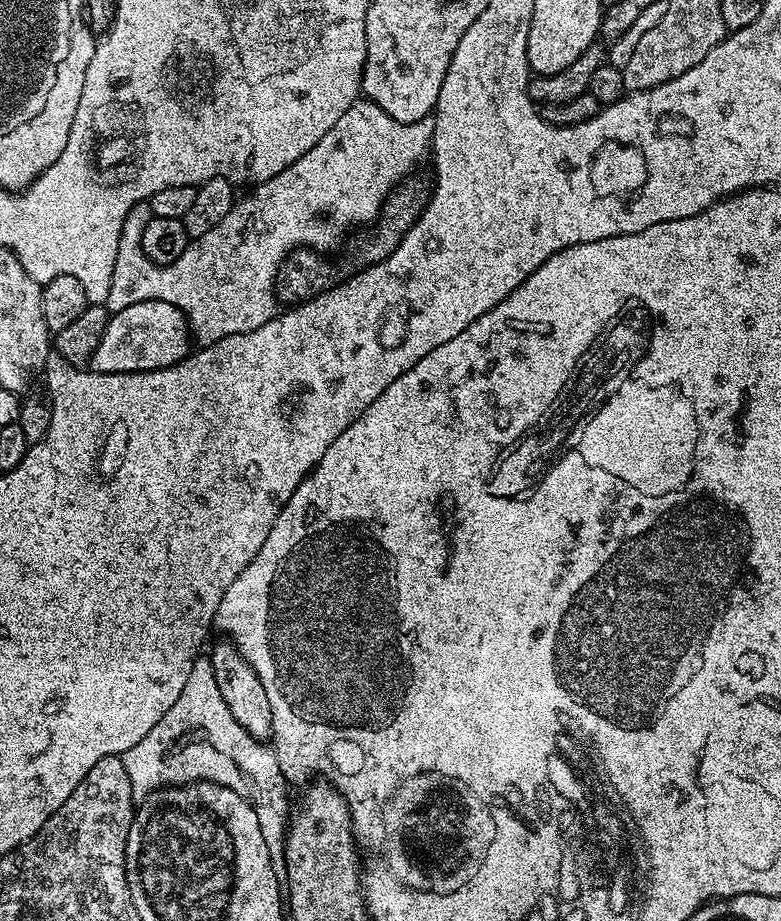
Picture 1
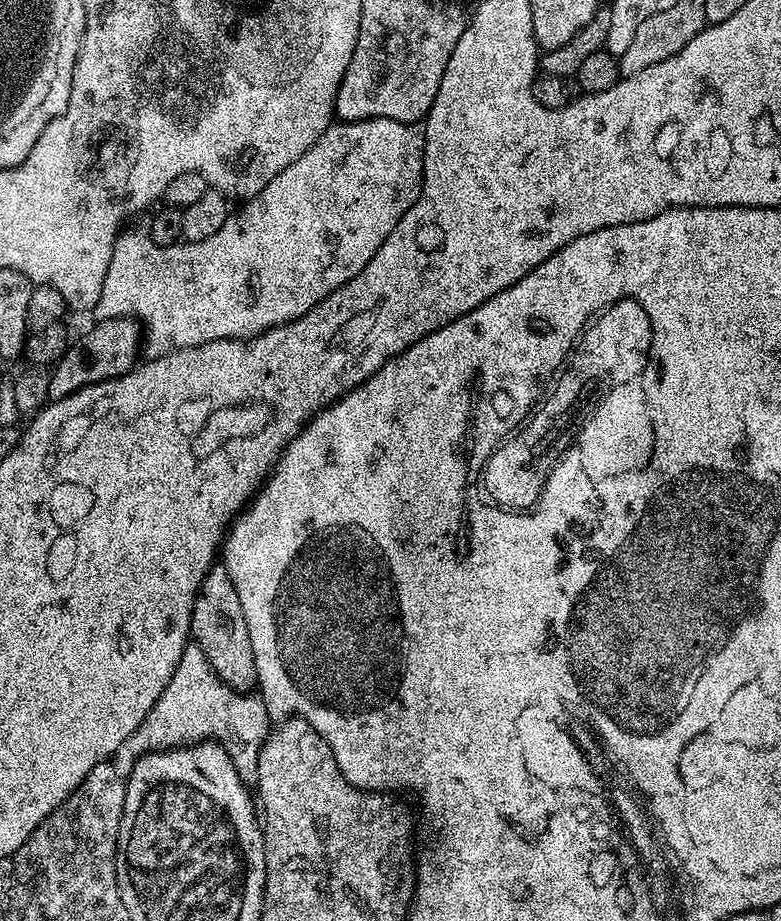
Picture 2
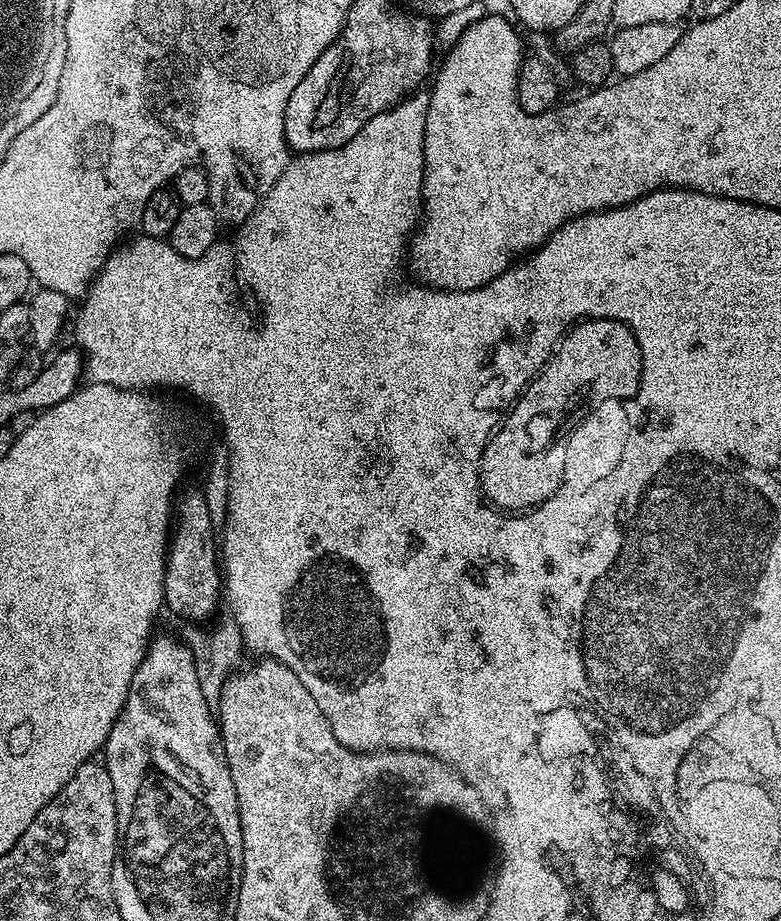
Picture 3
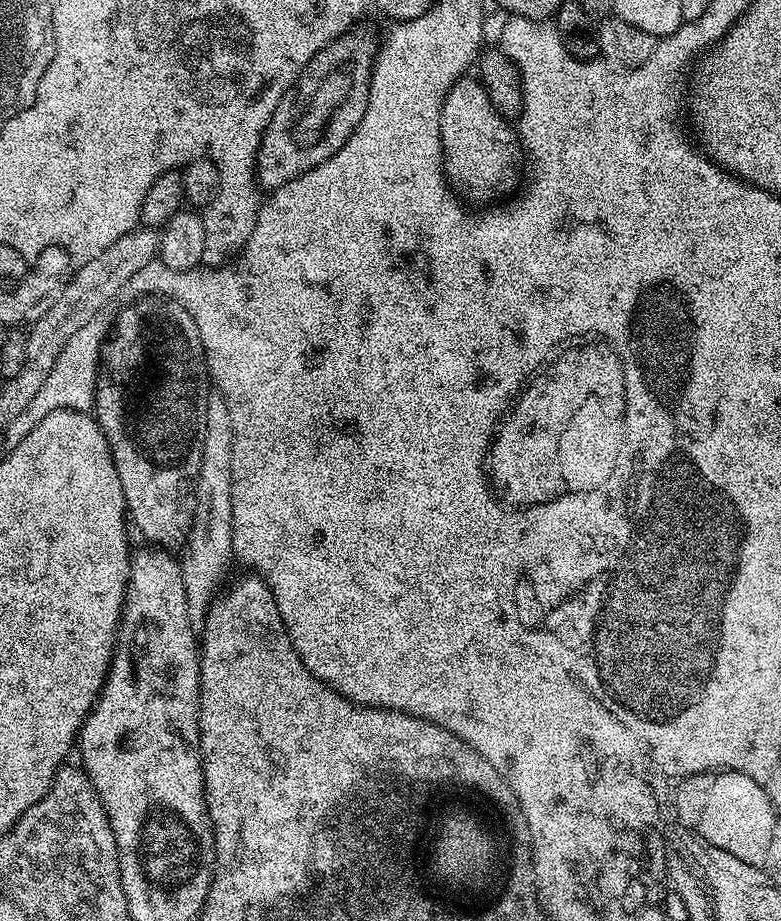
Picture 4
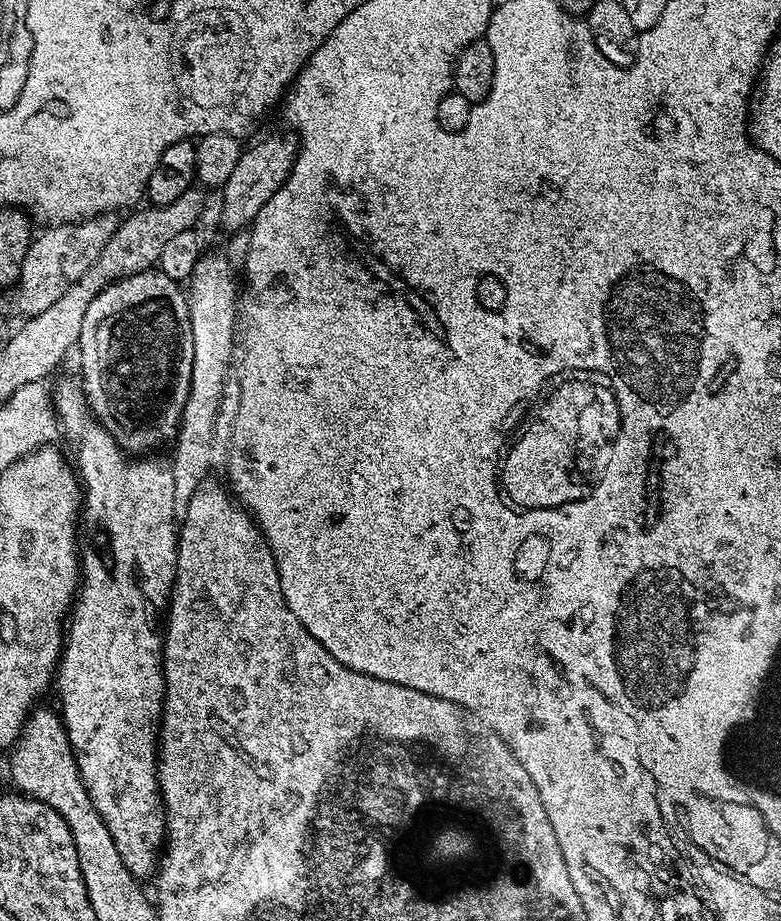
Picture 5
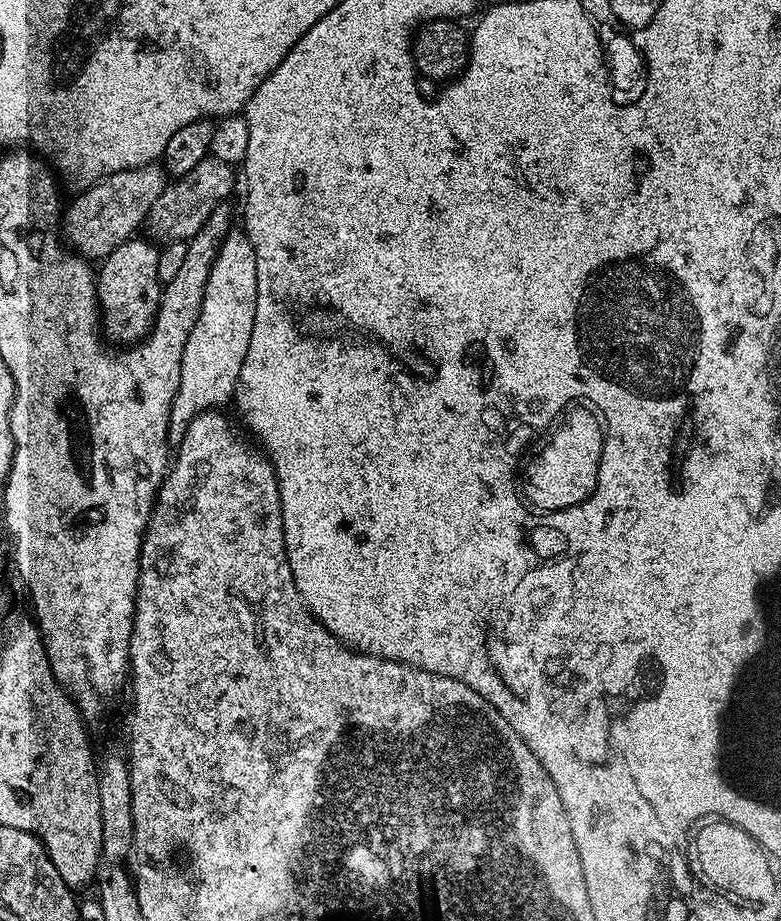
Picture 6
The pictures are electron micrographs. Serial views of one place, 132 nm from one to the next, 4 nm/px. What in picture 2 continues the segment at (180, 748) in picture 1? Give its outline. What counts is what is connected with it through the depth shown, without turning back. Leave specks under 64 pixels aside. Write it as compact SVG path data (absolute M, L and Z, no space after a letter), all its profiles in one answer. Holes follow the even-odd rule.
M195 646L184 649L182 658L178 658L178 666L166 686L166 690L158 698L158 702L150 710L150 714L134 730L126 742L116 752L114 763L121 774L127 774L136 764L136 757L145 752L166 748L182 748L186 744L198 744L201 740L211 740L224 747L226 754L234 762L240 779L248 782L256 775L256 763L260 746L270 731L268 708L259 695L236 692L226 682L214 674L206 654Z

